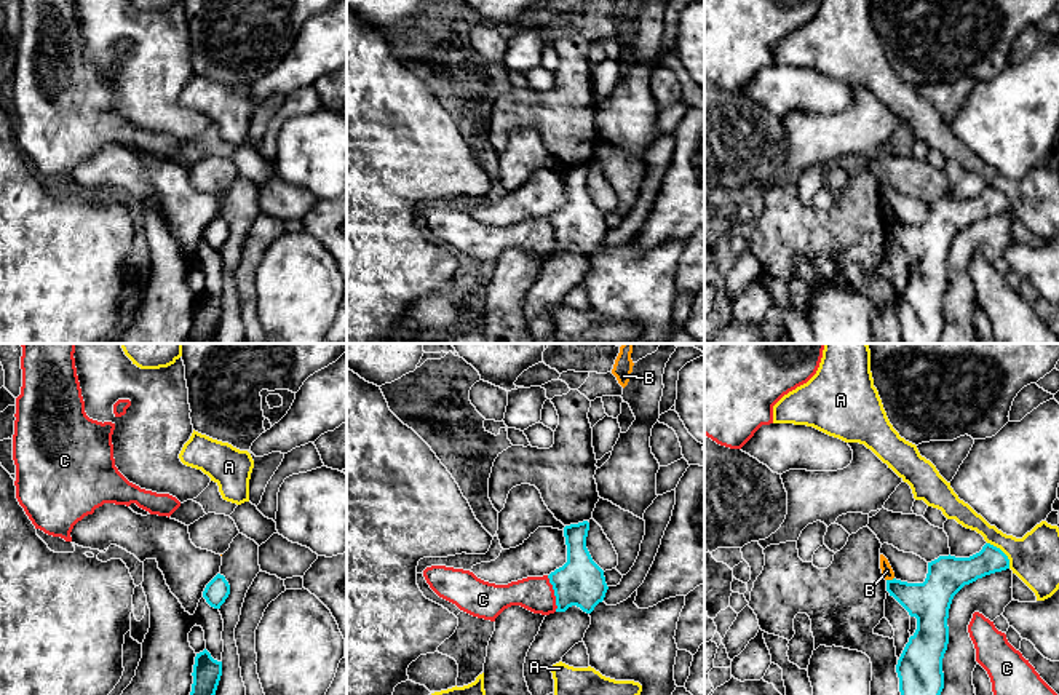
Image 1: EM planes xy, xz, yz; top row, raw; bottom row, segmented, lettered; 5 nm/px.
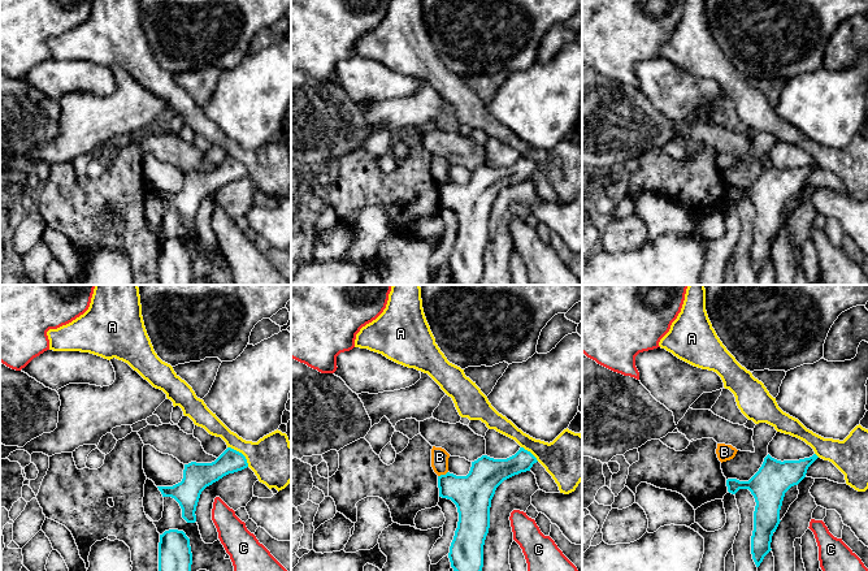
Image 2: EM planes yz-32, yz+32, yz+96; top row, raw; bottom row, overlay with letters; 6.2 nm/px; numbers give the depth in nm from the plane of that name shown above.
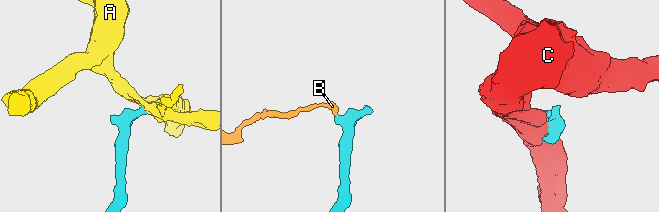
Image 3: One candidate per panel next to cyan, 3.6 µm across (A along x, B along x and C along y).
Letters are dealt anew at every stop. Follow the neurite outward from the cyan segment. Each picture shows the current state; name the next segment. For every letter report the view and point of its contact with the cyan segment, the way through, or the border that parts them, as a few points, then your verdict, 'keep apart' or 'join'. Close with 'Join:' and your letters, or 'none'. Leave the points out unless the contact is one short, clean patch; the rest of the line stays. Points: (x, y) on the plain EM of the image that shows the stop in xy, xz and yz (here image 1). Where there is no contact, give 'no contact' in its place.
A: meets cyan in yz at (1003, 195); border along yz (987, 184), (1007, 198), (1010, 210); keep apart
B: meets cyan in yz at (890, 222); border along yz (893, 219), (887, 222); keep apart
C: meets cyan in xz at (555, 235); border along xz (547, 218), (556, 253); keep apart
Join: none

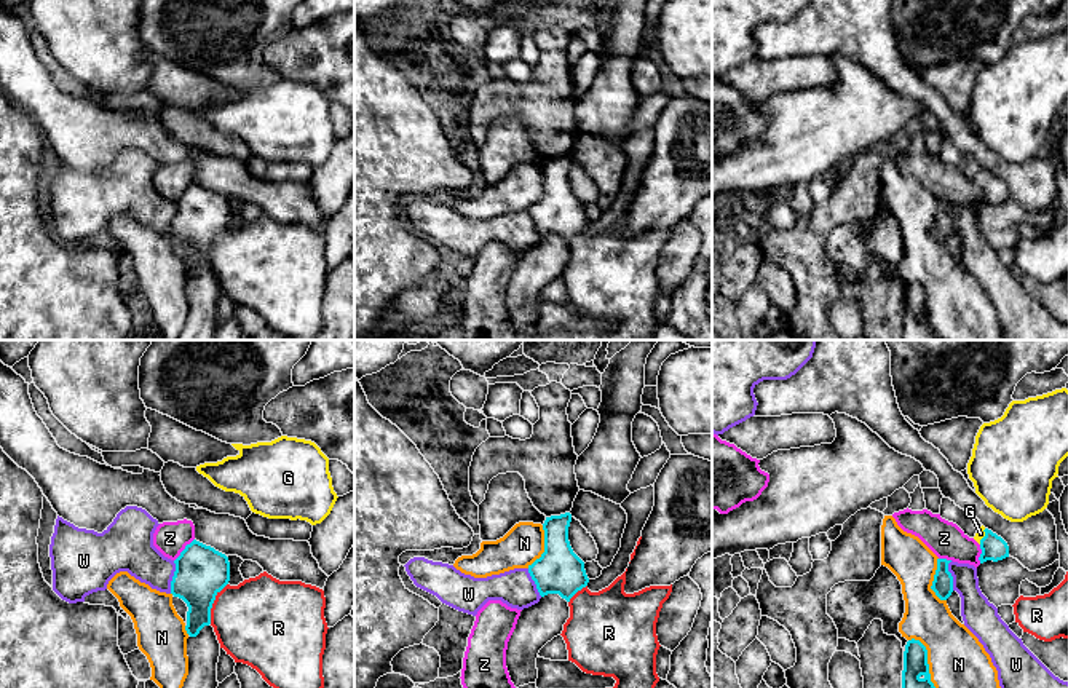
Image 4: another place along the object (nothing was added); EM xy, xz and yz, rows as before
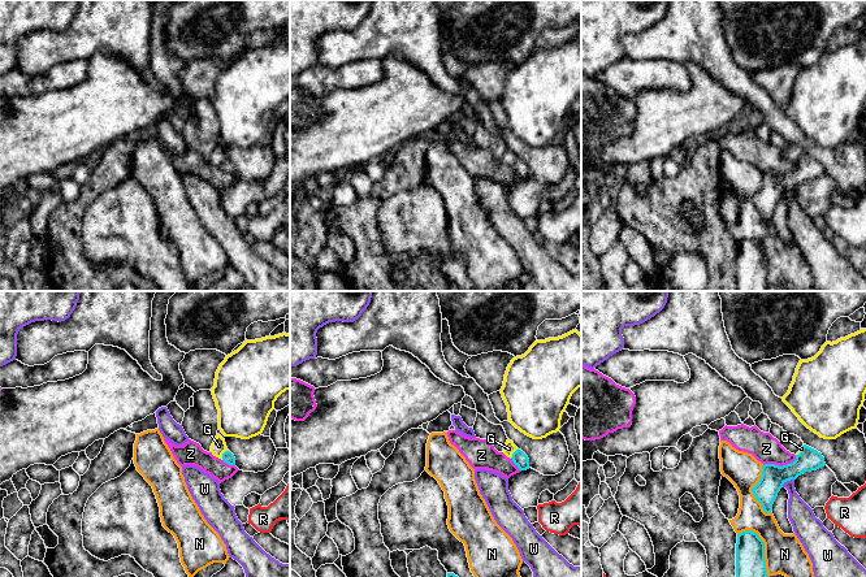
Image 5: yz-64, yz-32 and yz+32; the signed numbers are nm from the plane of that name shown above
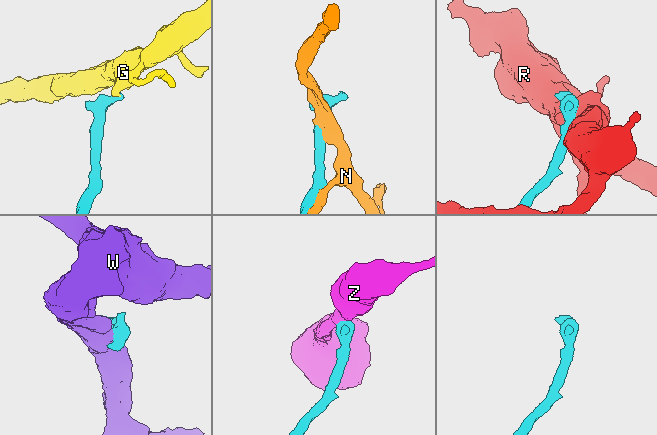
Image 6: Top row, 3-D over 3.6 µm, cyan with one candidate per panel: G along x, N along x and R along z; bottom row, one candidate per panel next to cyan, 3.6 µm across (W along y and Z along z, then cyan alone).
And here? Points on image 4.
G: meets cyan in yz at (984, 179); runs through yz (993, 190), (984, 179), (980, 176); join
N: meets cyan in yz at (926, 305); keep apart
R: meets cyan in xy at (213, 245); keep apart
W: meets cyan in xy at (173, 219); border along xy (174, 203), (170, 235); keep apart
Z: meets cyan in xy at (184, 192); border along xy (193, 181), (174, 203); keep apart
Join: G

